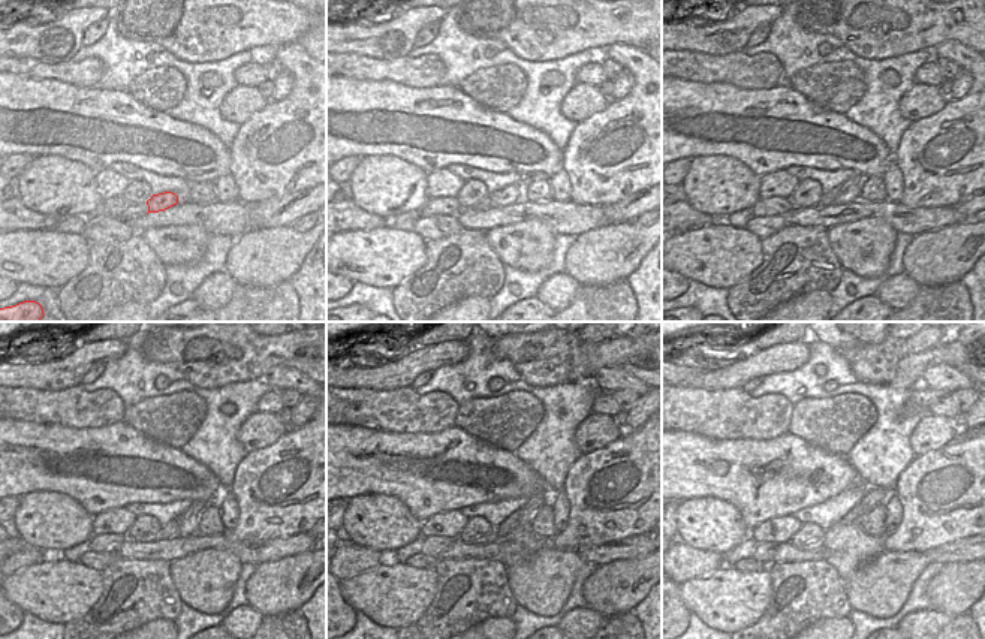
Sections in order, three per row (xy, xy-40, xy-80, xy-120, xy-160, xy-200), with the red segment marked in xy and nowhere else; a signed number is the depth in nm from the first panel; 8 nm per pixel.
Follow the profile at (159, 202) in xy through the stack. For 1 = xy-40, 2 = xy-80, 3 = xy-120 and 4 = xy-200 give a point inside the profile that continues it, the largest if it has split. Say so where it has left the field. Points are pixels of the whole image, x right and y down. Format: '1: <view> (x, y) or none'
1: xy-40 (509, 195)
2: xy-80 (851, 190)
3: xy-120 (186, 524)
4: xy-200 (873, 497)

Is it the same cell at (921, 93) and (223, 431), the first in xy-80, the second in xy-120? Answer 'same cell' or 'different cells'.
different cells

